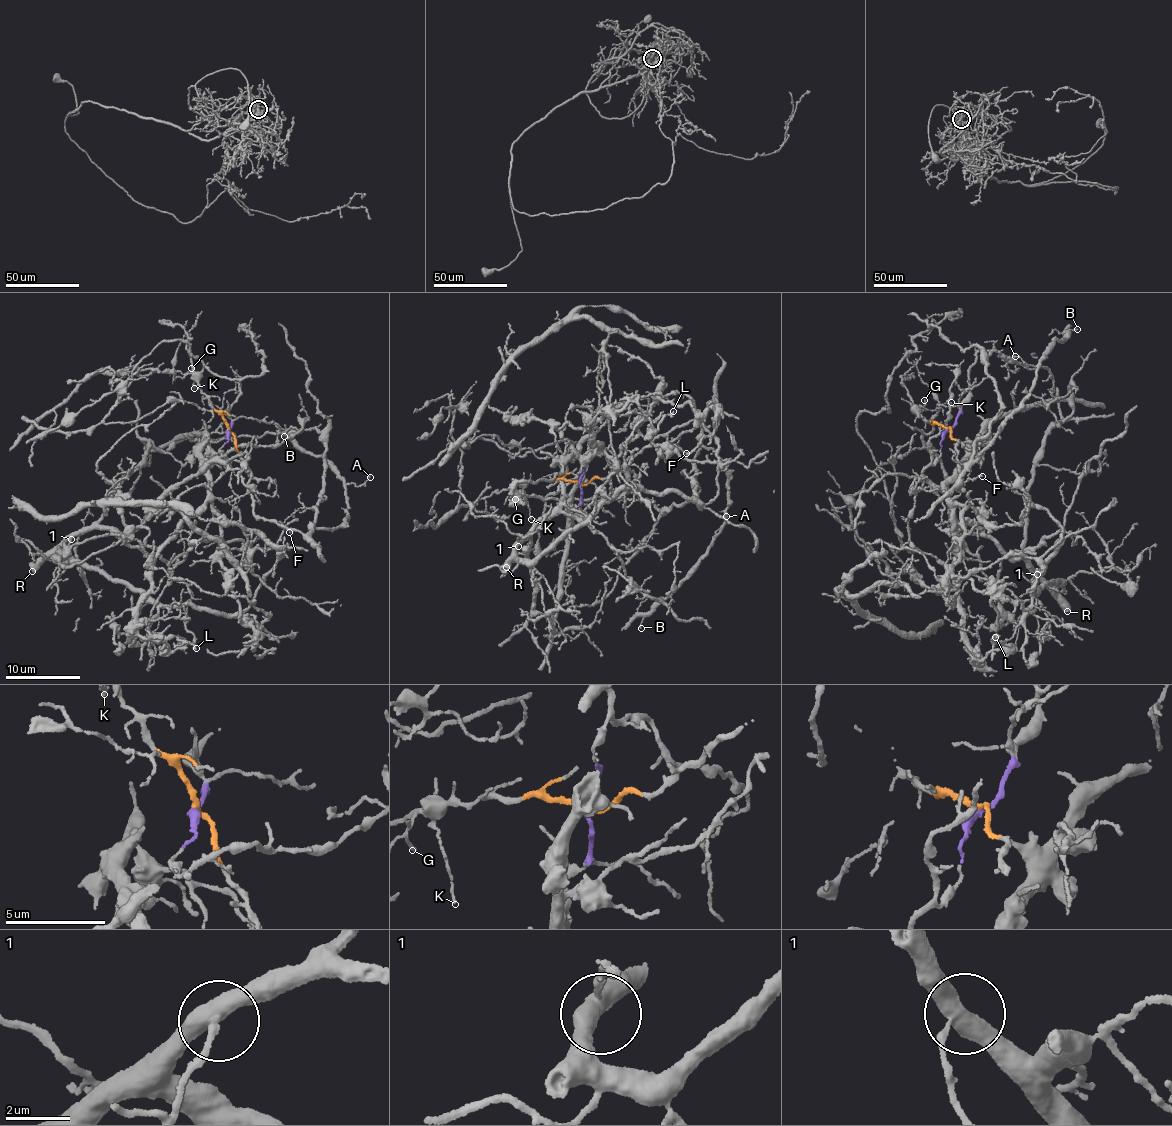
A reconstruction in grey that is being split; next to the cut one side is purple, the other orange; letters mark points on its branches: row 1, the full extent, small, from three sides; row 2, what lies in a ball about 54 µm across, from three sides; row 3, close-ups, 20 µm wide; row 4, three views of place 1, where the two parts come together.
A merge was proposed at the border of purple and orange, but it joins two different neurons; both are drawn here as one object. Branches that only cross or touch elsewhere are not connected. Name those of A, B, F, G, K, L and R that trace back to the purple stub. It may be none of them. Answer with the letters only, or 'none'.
L, R

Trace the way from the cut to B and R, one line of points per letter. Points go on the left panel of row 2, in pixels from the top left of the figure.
B: (228, 430), (250, 473), (254, 513), (303, 535), (341, 523), (348, 509), (344, 478), (333, 462), (284, 436)
R: (228, 431), (228, 442), (220, 453), (224, 456), (161, 500), (127, 536), (99, 527), (77, 534), (31, 571)

